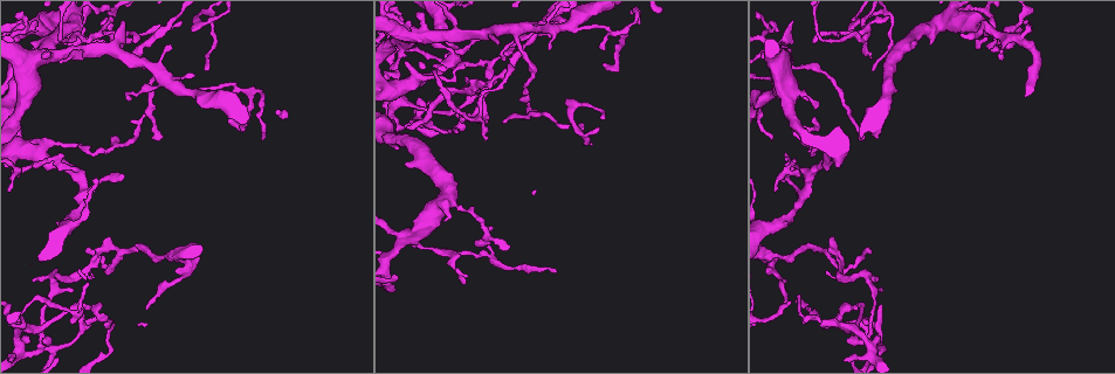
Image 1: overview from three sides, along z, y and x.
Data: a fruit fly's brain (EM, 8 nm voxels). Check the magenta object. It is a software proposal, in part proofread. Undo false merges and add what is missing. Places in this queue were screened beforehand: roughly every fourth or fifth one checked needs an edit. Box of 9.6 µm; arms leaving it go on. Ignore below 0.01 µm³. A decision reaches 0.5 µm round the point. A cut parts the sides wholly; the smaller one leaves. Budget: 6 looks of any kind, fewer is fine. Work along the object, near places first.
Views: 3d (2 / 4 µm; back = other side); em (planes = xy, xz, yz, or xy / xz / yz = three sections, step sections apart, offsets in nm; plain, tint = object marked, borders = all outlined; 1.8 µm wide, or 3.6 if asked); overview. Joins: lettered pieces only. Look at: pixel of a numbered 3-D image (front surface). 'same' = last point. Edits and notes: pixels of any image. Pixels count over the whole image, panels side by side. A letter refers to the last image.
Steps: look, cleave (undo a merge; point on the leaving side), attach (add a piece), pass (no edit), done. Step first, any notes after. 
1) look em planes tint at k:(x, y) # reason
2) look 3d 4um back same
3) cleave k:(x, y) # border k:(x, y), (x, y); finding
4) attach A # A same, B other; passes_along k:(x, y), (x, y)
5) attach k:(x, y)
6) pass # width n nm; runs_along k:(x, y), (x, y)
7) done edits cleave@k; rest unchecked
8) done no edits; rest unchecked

look em 3.6um xy step 8 tint at 1:(178, 21) # branch stops here

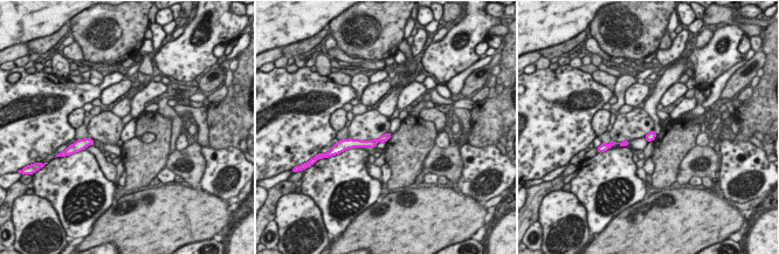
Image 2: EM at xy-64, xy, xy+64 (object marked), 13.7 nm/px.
look em 3.6um planes borders same

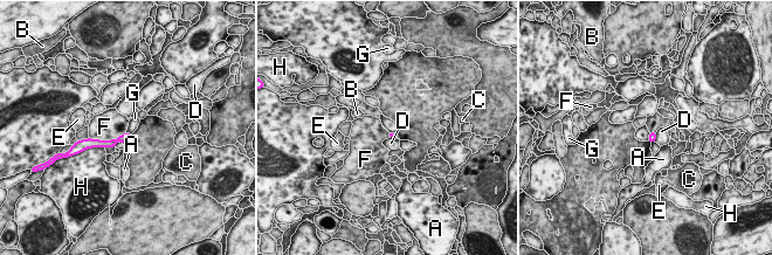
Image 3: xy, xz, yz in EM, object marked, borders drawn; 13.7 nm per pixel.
pass # A other, B other, C other, D other, E other, F other, G other, H other; border 3:(125, 131), (110, 139), (89, 138); none of them fits

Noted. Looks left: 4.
look em planes tint at 1:(1003, 60) # free end

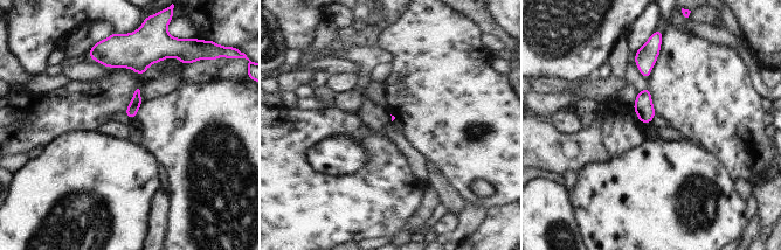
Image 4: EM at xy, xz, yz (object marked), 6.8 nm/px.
look em planes borders same # see the neighbours

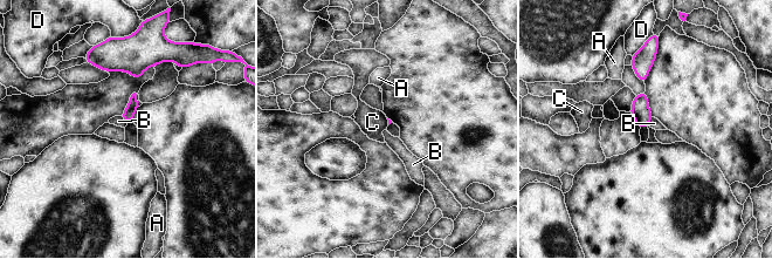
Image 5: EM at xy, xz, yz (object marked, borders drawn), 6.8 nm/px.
pass # longest_contact D 100 nm; A other, B other, C other, D other; no lettered piece goes on from it

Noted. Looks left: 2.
look em planes plain at 1:(862, 139) # long arm stops here

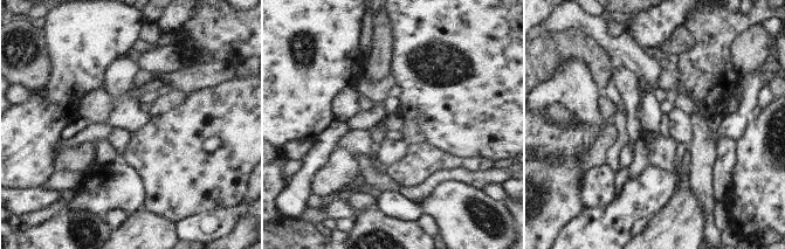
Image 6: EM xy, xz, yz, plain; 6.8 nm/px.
look em planes borders same

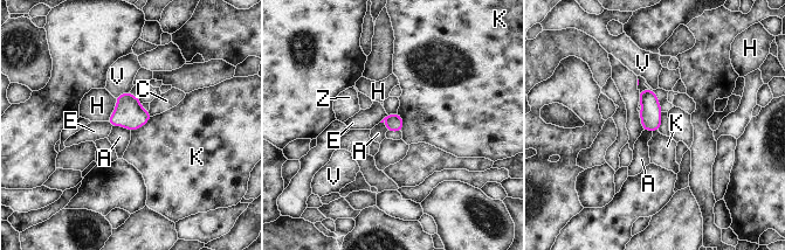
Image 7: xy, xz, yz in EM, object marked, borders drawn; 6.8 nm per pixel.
pass # longest_contact K 180 nm; A other, C other, E other, H other, K other, V other, Z other; border 7:(112, 125), (122, 125), (130, 131); none of them fits

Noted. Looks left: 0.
done no edits; rest unchecked

